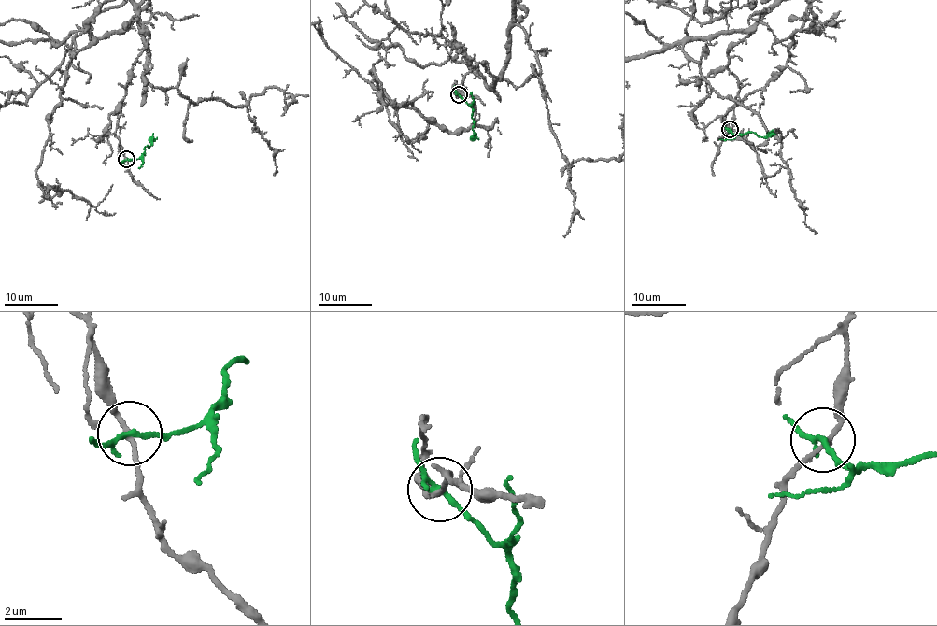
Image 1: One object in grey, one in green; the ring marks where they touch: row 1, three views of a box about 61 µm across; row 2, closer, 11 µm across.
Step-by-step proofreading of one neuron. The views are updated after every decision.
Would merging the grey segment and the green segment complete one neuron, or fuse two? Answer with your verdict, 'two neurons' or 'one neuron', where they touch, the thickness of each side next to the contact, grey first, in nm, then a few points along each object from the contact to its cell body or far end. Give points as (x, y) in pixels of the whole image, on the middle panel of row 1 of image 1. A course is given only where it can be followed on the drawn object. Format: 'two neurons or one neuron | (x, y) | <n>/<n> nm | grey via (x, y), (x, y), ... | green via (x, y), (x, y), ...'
two neurons | (459, 94) | 160/180 nm | green via (459, 94), (473, 108), (472, 128), (475, 137)

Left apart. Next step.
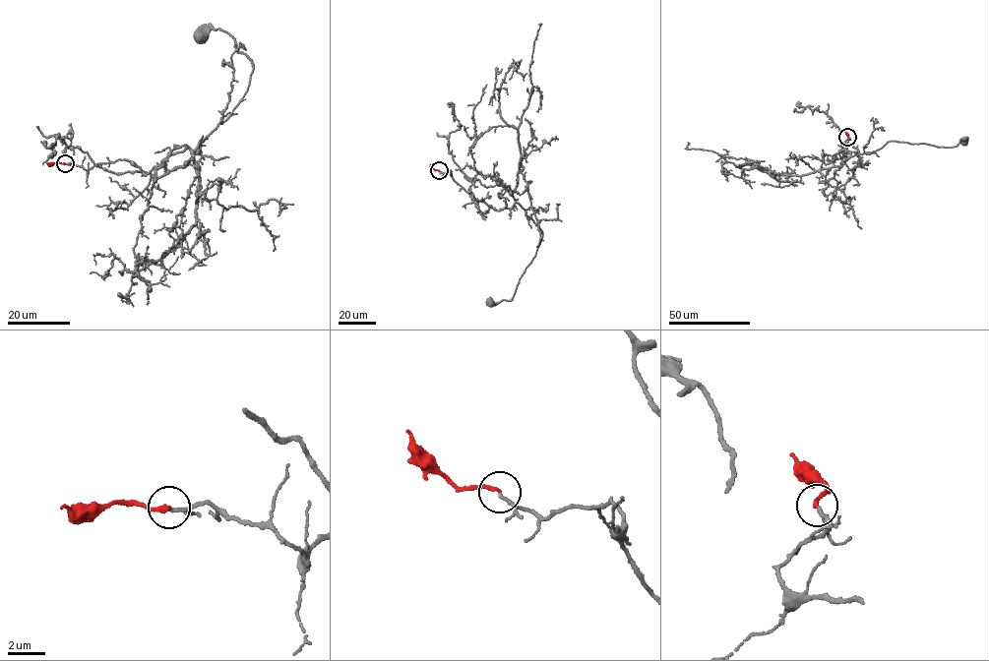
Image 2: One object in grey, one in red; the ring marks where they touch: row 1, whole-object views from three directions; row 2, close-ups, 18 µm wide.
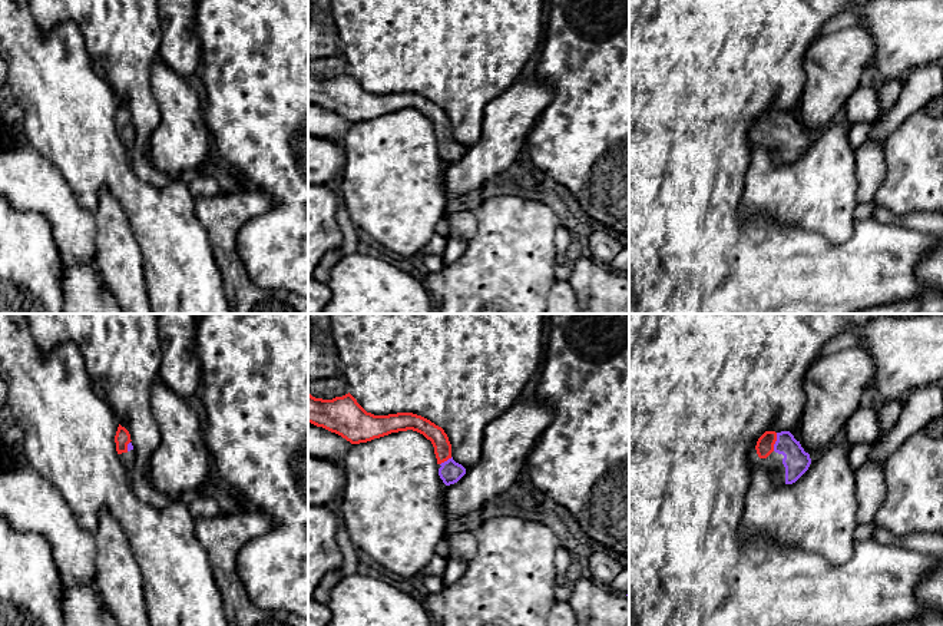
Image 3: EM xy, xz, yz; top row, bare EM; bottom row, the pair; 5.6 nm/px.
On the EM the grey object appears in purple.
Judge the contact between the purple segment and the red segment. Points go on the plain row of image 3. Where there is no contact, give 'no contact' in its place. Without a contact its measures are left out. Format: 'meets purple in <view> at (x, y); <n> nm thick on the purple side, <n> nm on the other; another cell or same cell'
meets purple in yz at (776, 121); 150 nm thick on the purple side, 100 nm on the other; same cell

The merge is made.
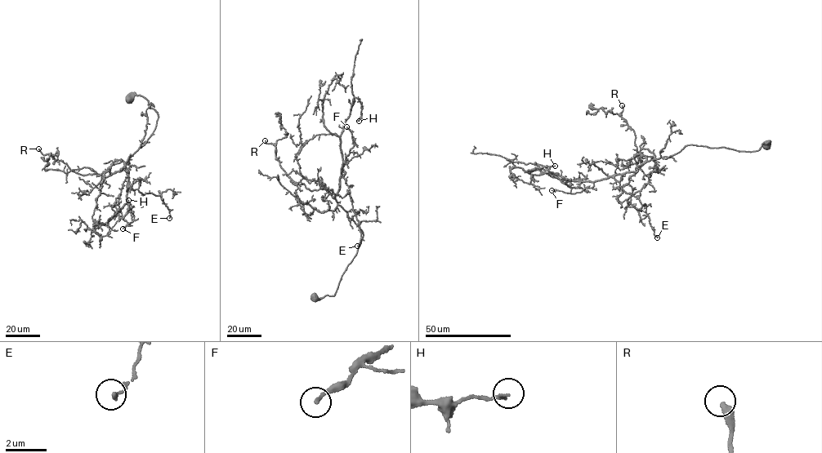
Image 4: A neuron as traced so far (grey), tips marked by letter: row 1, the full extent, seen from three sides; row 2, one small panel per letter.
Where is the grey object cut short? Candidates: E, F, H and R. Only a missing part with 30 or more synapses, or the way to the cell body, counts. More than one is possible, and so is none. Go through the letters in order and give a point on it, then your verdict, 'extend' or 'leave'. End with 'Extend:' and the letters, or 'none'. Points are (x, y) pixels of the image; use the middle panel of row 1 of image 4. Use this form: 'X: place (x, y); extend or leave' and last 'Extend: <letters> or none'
E: place (357, 246); leave
F: place (346, 126); leave
H: place (359, 121); leave
R: place (265, 140); leave
Extend: none

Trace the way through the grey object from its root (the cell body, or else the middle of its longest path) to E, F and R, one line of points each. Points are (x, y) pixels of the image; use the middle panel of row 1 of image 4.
E: (314, 297), (334, 295), (363, 235), (334, 197), (341, 177), (348, 186), (359, 222), (361, 237), (357, 246)
F: (314, 297), (334, 295), (363, 235), (334, 197), (342, 162), (354, 146), (346, 126)
R: (314, 297), (334, 295), (363, 233), (328, 192), (311, 191), (288, 178), (275, 146), (265, 140)

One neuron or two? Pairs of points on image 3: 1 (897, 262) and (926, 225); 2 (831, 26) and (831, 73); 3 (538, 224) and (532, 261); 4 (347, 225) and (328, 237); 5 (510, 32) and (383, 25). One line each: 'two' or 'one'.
1: two
2: two
3: one
4: two
5: one

